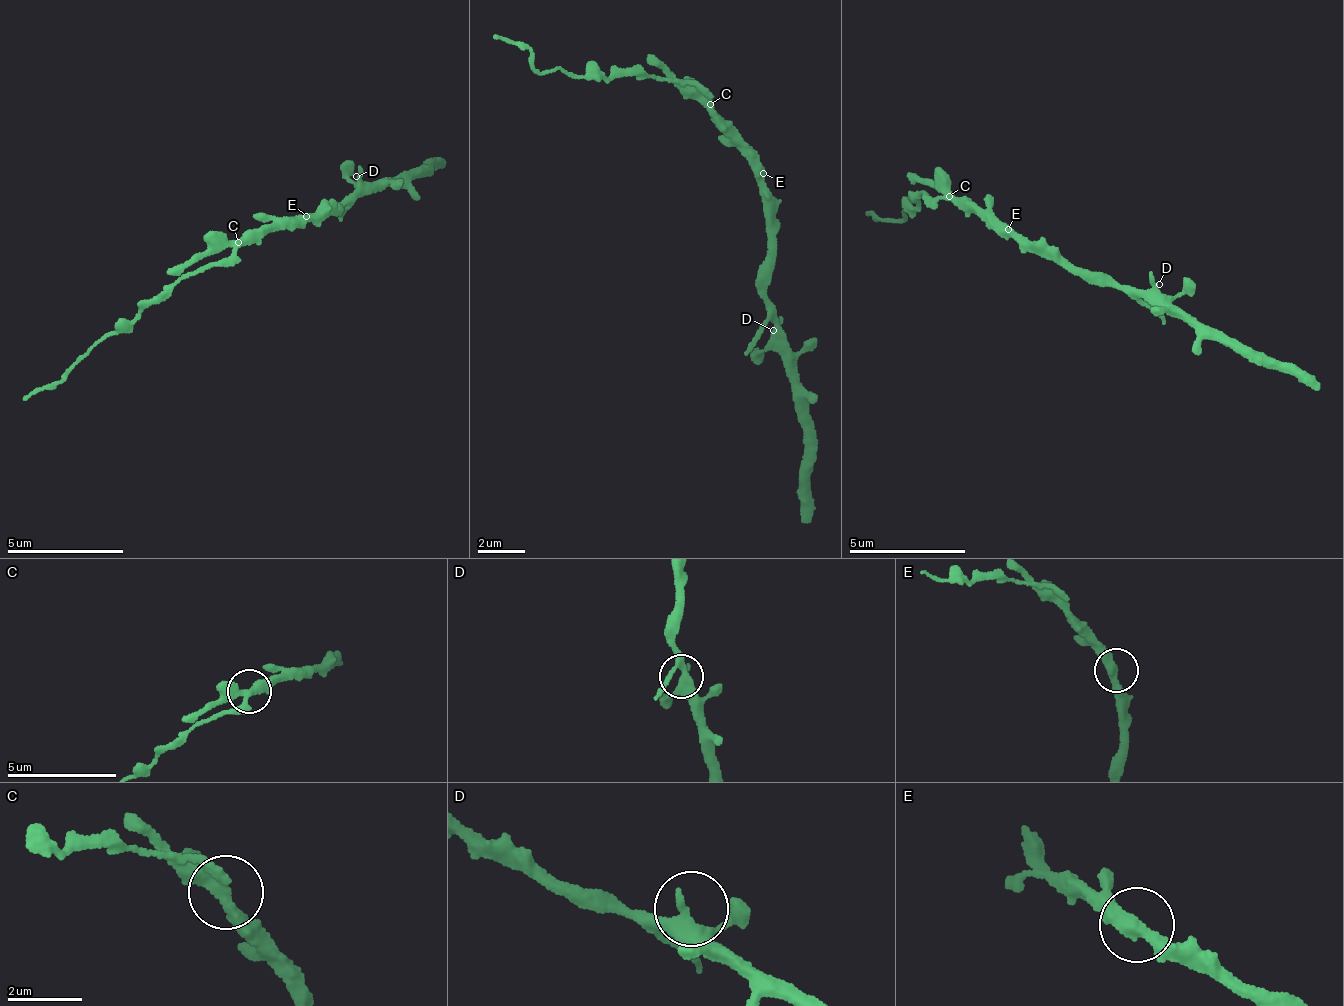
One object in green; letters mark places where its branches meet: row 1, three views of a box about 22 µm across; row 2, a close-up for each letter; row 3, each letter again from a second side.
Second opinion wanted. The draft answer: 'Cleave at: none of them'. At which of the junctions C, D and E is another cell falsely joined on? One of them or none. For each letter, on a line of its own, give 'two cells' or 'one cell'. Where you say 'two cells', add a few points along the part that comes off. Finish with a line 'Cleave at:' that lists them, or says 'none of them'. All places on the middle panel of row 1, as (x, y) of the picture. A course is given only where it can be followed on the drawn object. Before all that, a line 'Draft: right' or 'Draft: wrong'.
Draft: wrong
C: two cells | (711, 106), (692, 84), (662, 78), (547, 73), (527, 45), (495, 35)
D: one cell
E: one cell
Cleave at: C

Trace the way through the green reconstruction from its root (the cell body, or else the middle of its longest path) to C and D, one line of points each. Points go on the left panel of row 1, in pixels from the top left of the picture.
C: (302, 218), (297, 228), (290, 230), (283, 227), (240, 243)
D: (302, 218), (311, 215), (318, 218), (323, 207), (330, 211), (336, 202), (348, 205), (361, 184), (356, 176)

